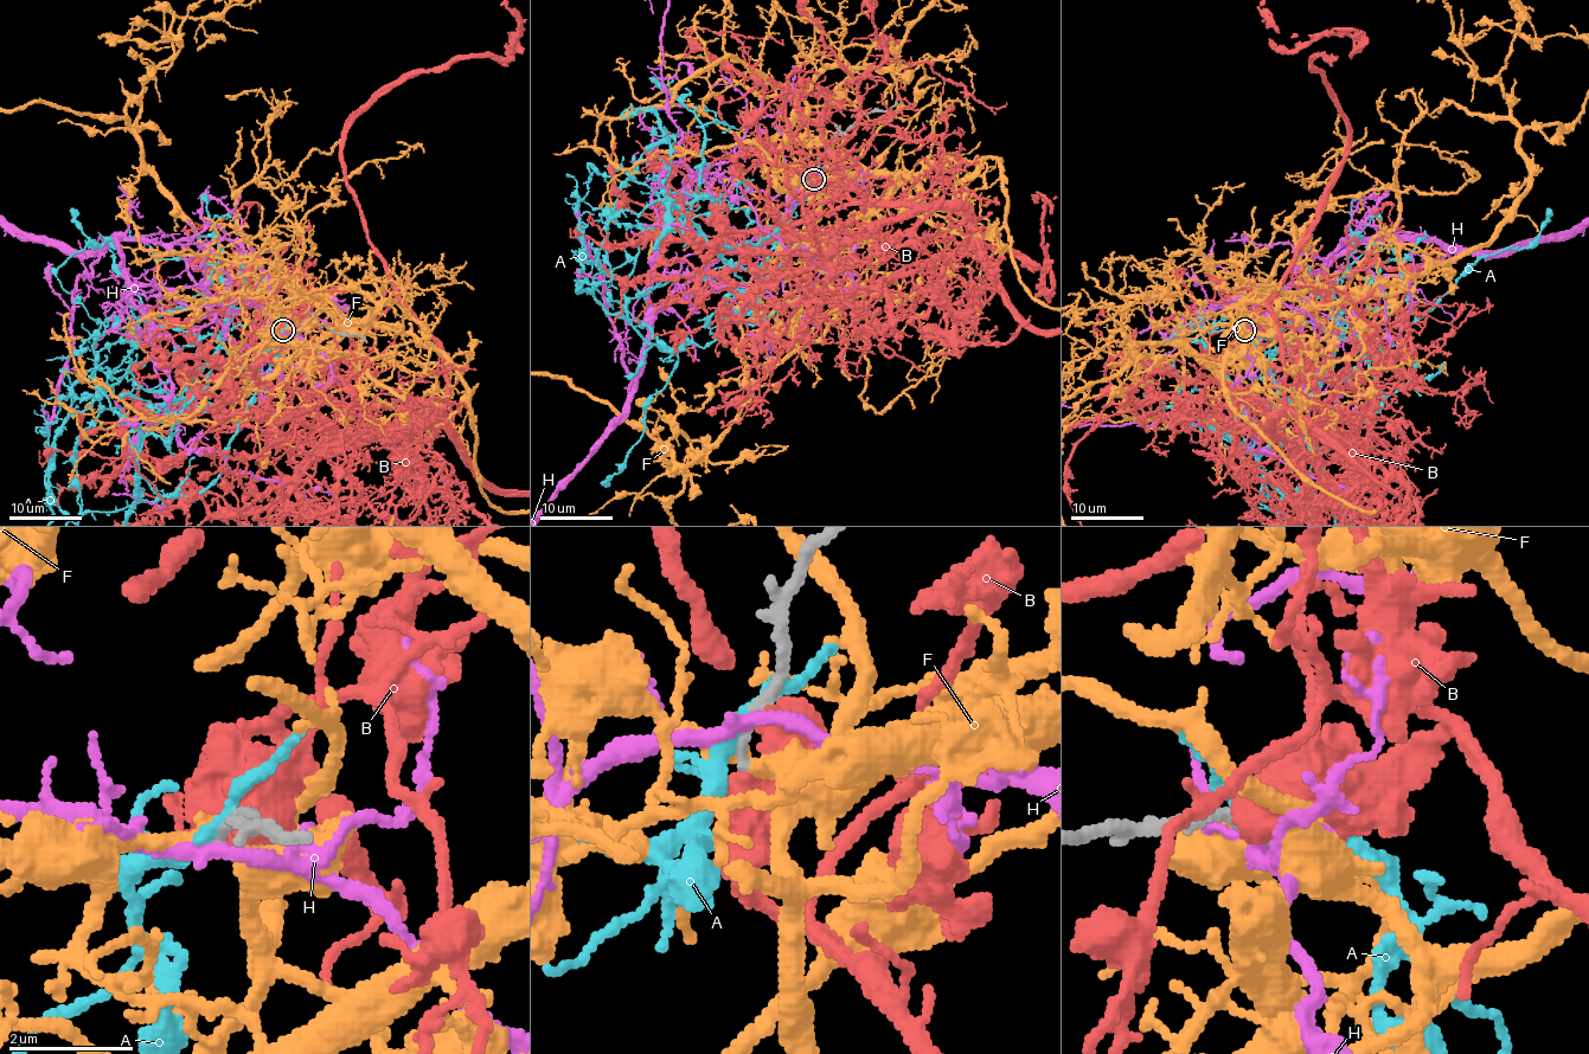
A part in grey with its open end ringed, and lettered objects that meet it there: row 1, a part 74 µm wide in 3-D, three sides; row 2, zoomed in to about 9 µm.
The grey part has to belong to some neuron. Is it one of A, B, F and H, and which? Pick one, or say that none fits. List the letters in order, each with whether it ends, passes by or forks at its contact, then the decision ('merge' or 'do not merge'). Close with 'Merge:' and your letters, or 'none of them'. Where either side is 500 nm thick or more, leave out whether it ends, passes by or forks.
A: it forks there; do not merge
B: merge
F: it passes by; do not merge
H: it passes by; do not merge
Merge: B

